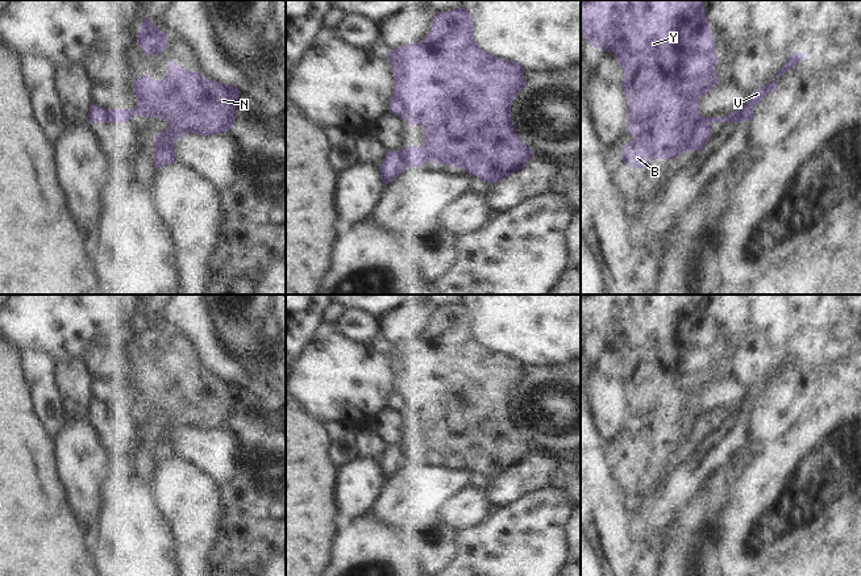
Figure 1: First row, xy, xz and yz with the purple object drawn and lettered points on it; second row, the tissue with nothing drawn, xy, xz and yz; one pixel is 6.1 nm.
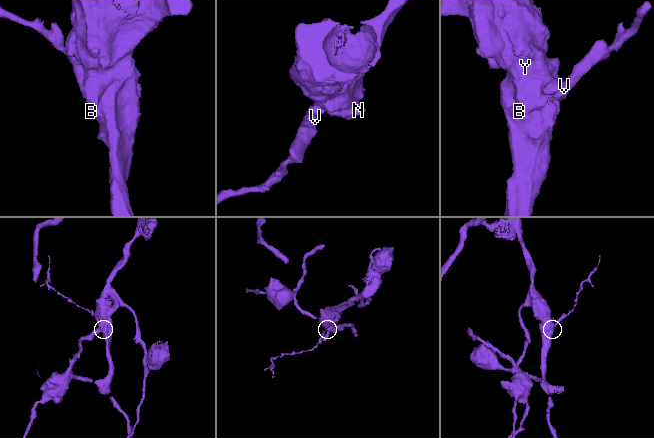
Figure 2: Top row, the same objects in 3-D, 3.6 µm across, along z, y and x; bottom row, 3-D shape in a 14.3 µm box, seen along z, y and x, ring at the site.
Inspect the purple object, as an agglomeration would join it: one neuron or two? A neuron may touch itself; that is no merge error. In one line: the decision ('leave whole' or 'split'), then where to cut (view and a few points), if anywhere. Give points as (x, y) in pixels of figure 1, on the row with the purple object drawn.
split; cut in xz along (399, 151), (399, 155), (408, 166)

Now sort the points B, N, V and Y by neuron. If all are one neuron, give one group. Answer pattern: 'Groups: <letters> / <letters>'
Groups: B N Y / V

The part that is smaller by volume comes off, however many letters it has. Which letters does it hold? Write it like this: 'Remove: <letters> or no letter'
Remove: V

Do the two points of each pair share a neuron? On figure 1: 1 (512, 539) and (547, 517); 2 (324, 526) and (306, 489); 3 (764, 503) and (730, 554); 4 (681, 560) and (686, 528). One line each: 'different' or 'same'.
1: same
2: same
3: same
4: same

